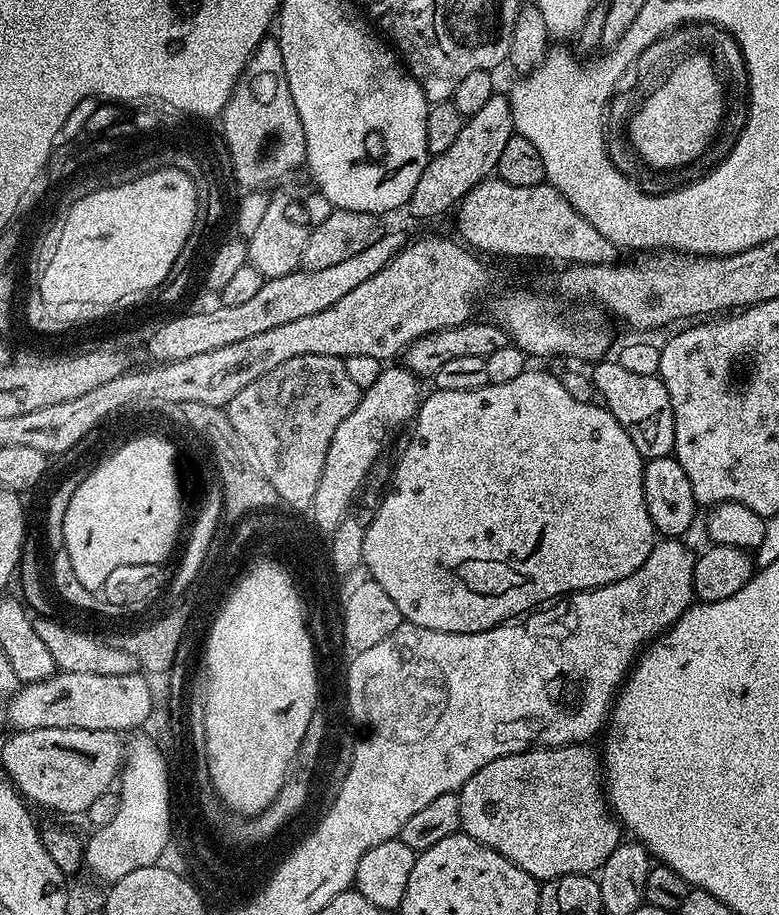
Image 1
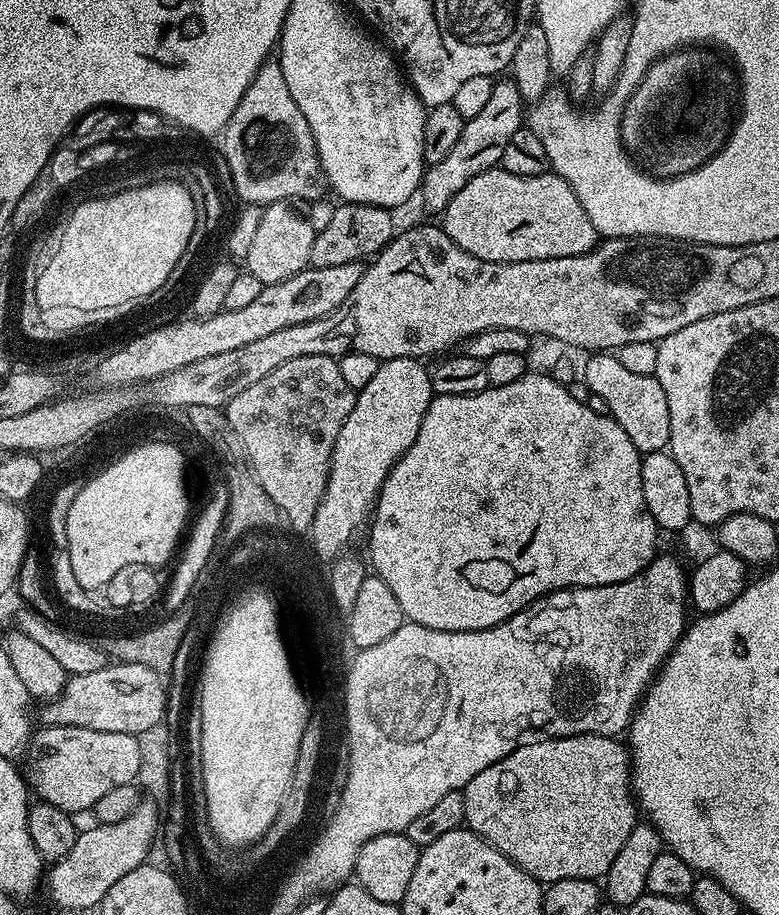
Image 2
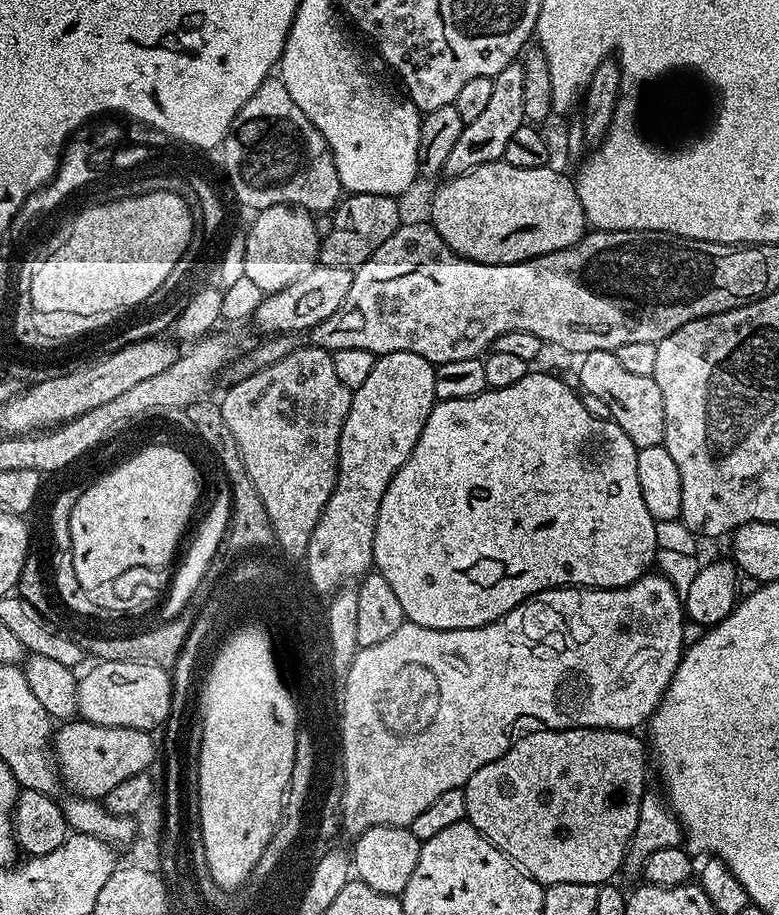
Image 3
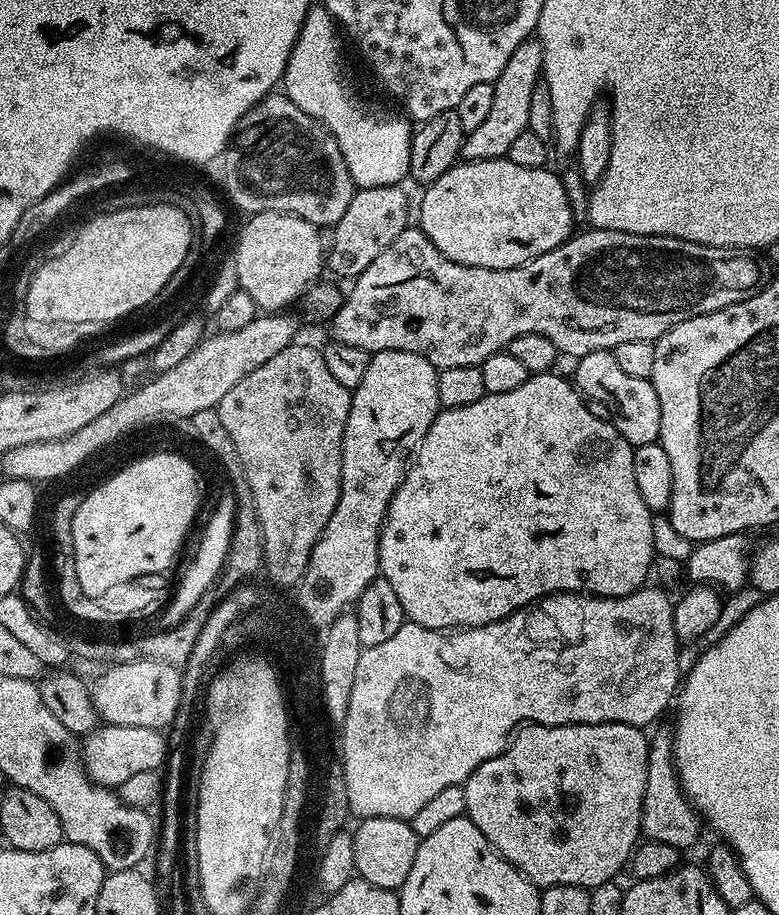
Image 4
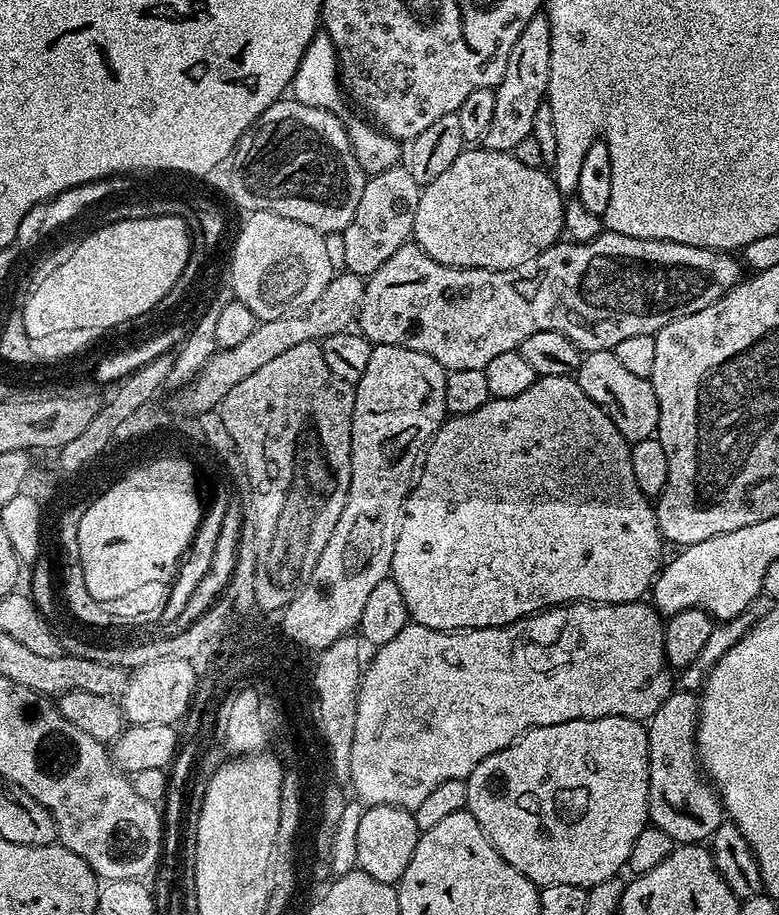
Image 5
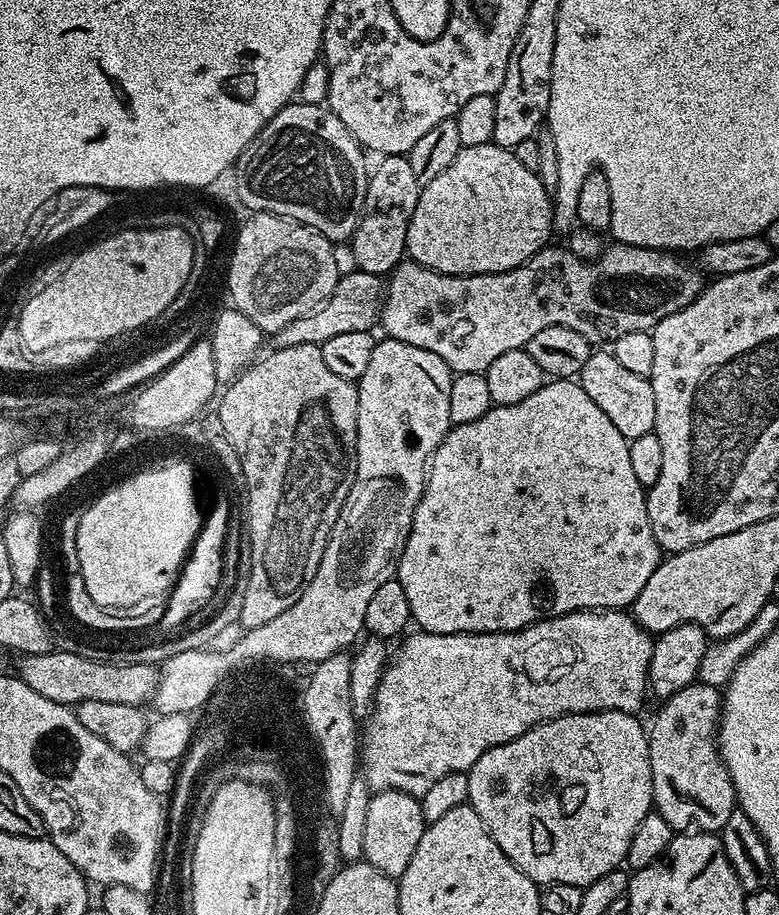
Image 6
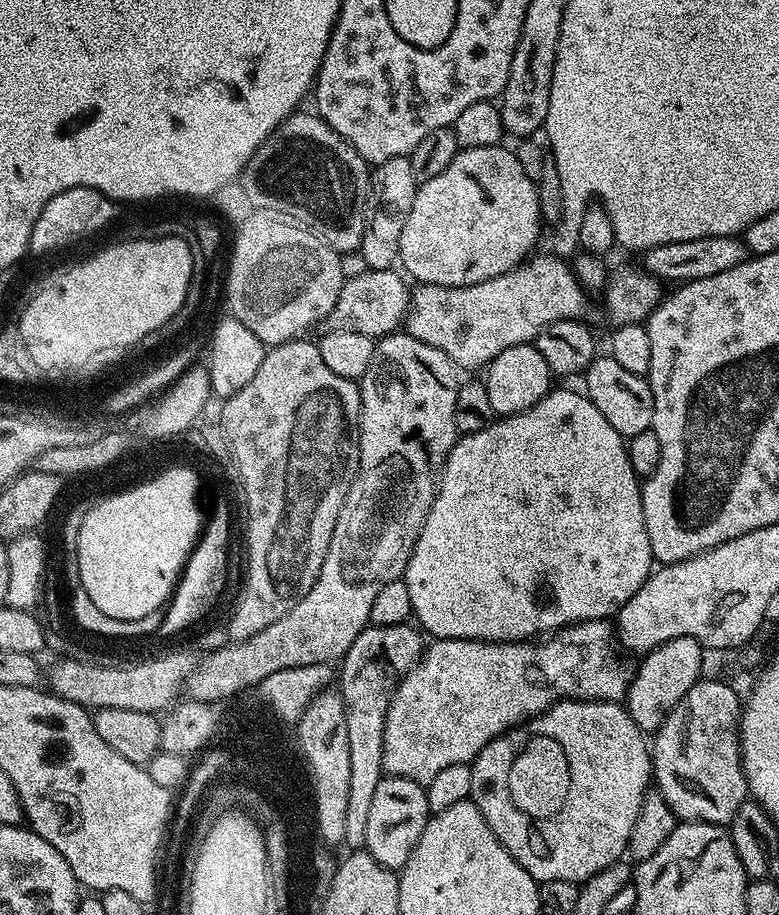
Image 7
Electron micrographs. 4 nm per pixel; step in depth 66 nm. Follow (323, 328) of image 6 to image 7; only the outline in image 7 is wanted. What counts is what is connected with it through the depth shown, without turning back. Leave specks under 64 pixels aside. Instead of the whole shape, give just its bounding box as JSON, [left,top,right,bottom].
[326,268,410,338]

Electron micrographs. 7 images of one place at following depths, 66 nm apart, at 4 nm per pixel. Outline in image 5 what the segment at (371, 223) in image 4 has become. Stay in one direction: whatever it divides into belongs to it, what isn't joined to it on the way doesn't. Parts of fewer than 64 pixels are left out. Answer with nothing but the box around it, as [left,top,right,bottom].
[343,166,421,278]

